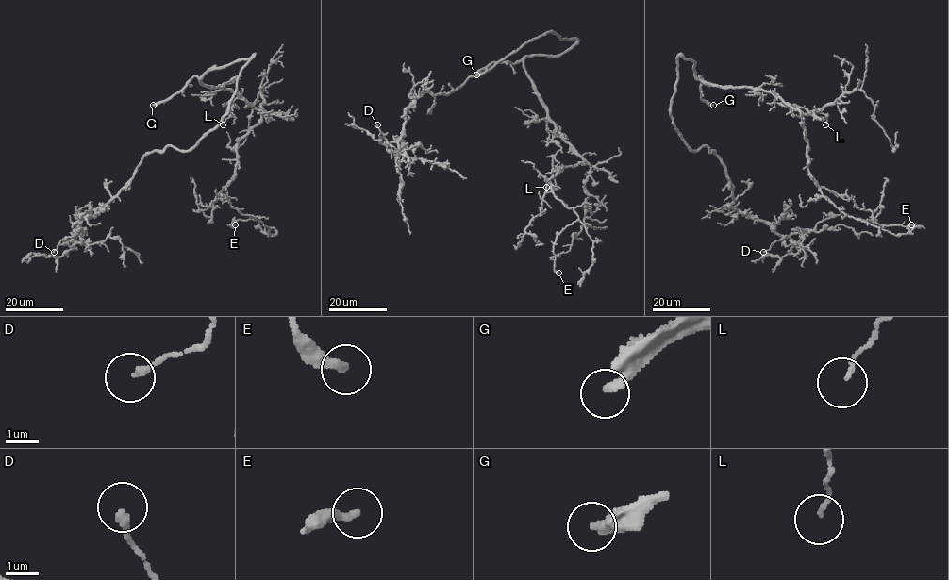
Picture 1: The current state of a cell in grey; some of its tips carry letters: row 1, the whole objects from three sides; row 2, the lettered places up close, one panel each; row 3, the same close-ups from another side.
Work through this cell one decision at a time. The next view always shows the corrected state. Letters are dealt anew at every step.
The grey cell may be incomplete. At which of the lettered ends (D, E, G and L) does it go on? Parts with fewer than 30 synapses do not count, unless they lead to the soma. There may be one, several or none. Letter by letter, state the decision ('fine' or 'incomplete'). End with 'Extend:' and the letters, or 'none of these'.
D: fine
E: fine
G: incomplete
L: fine
Extend: G

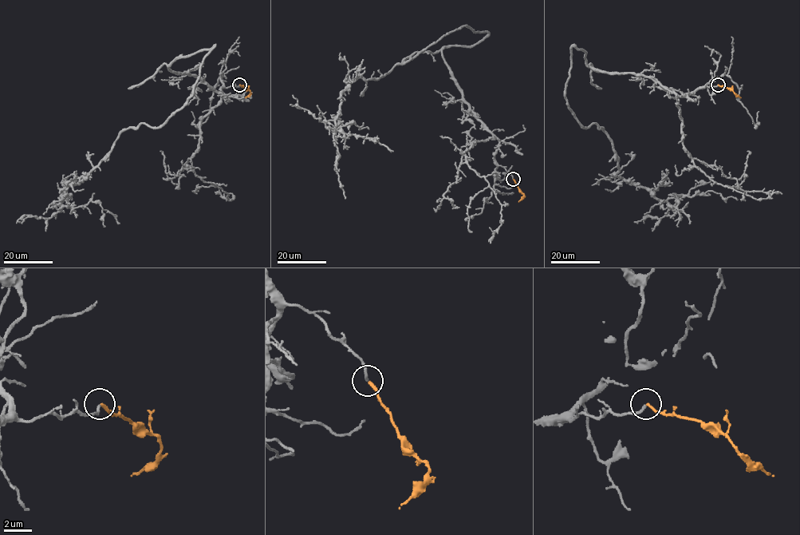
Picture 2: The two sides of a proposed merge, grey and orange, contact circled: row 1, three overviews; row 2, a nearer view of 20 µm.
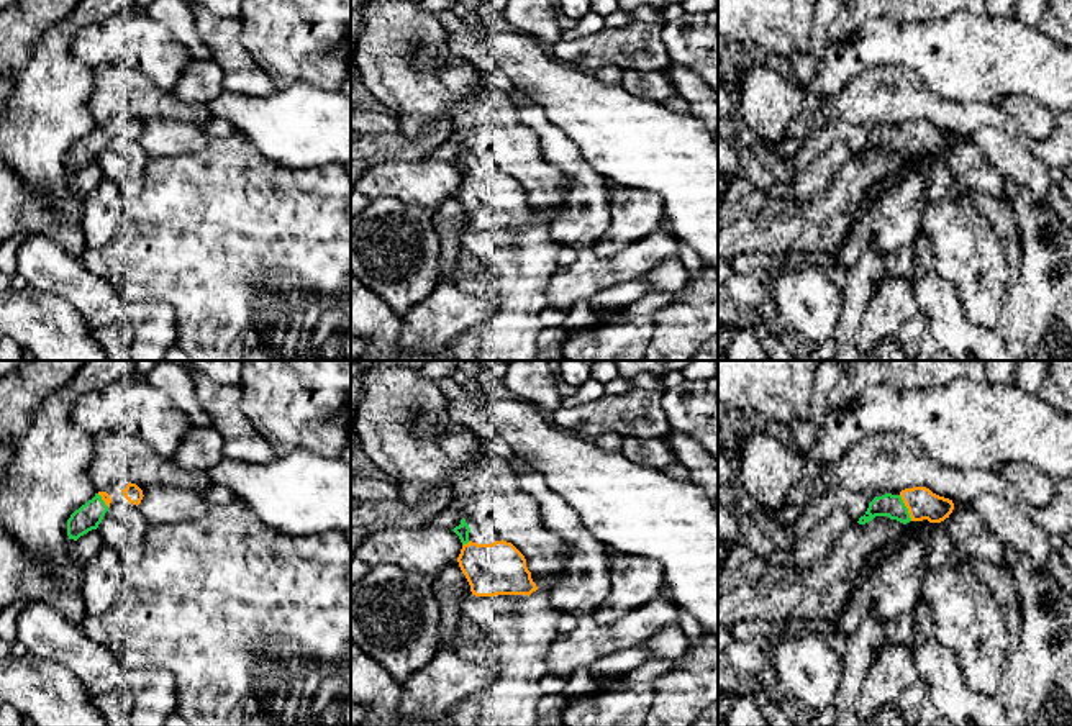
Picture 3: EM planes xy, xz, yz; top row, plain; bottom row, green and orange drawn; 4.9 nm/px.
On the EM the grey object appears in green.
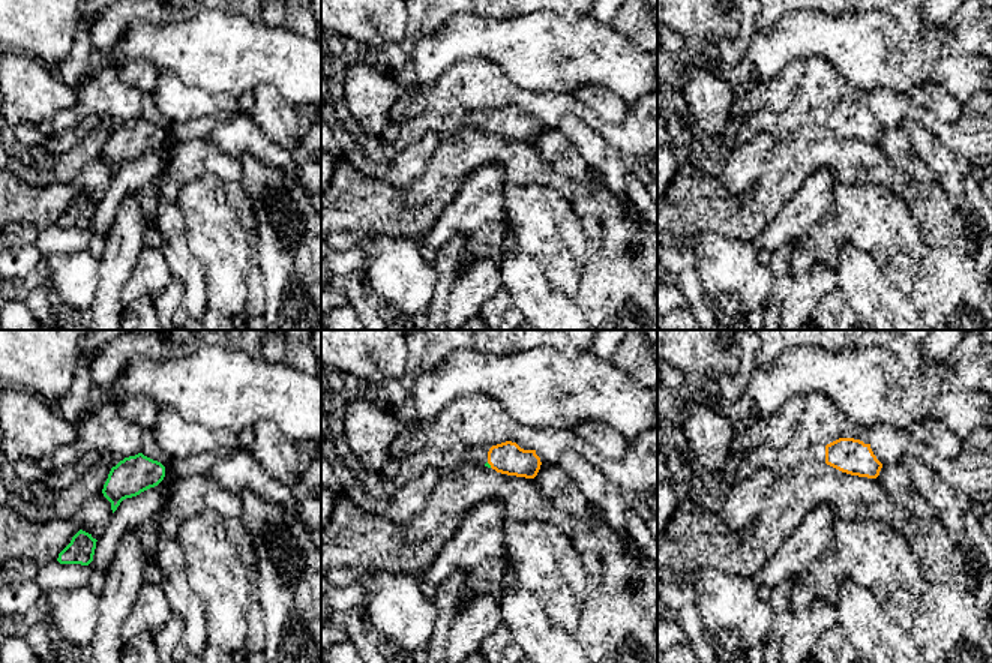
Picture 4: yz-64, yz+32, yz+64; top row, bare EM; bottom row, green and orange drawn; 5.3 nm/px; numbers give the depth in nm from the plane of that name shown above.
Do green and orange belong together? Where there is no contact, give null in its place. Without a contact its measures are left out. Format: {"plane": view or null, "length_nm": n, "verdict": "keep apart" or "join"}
{"plane": "yz", "length_nm": 140, "verdict": "join"}

